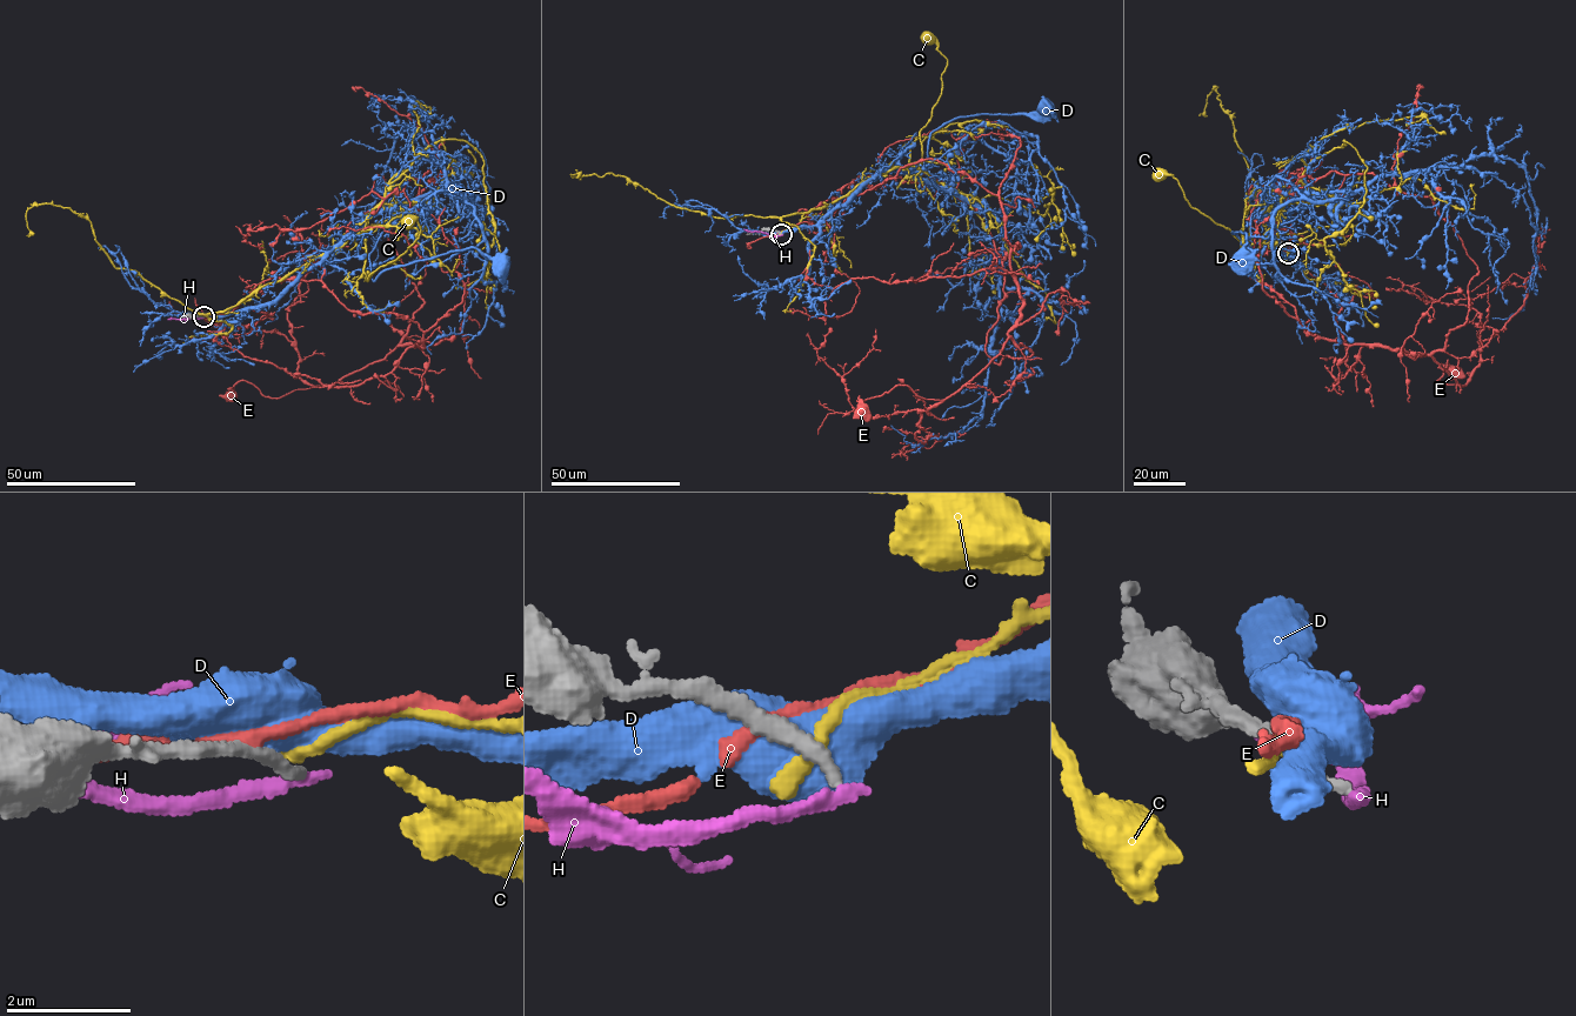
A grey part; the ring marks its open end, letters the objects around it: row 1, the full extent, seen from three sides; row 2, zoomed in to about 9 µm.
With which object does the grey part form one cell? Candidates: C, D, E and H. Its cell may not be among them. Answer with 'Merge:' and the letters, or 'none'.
Merge: none

